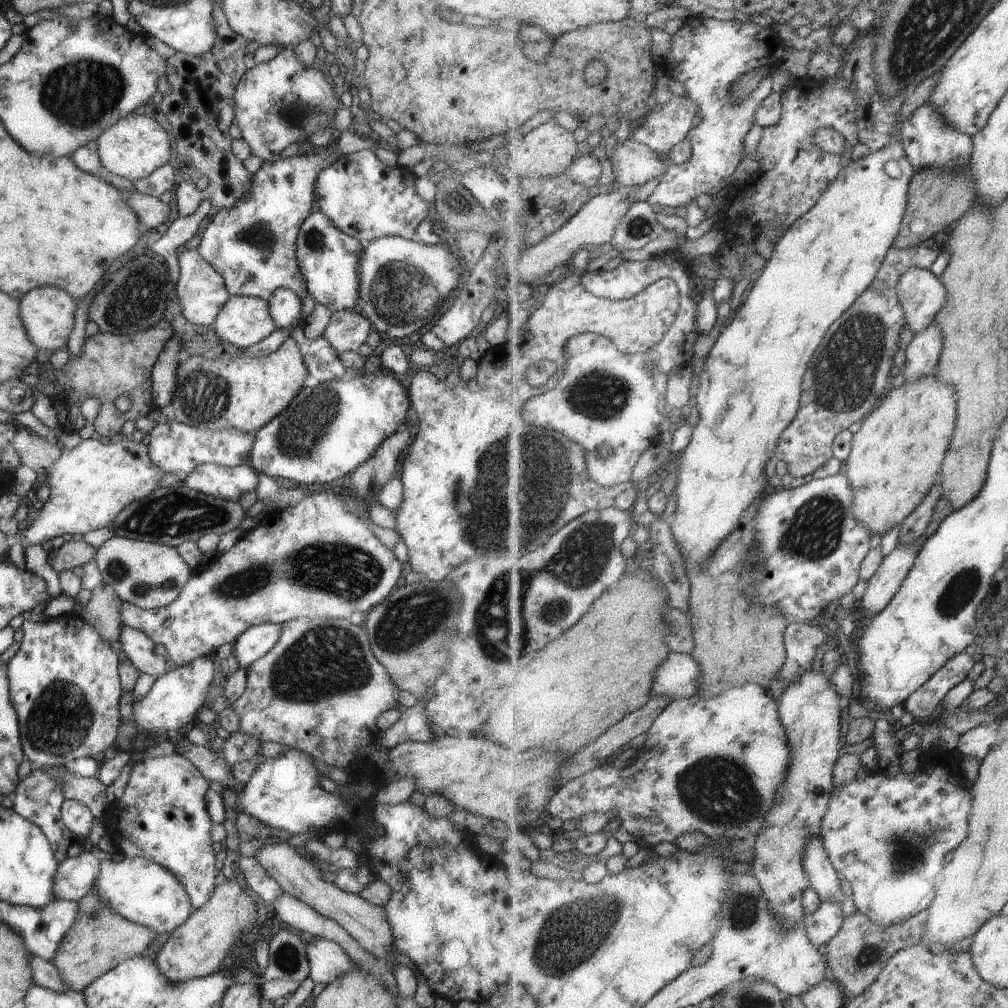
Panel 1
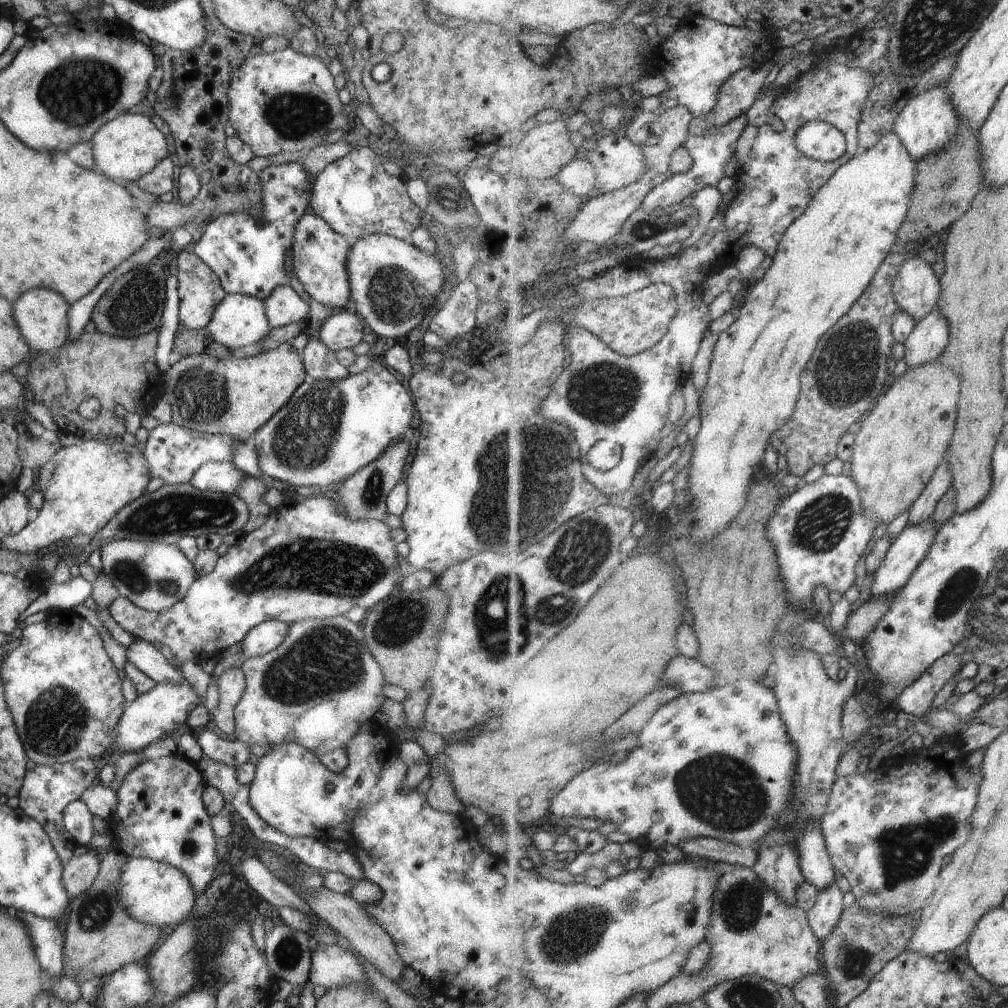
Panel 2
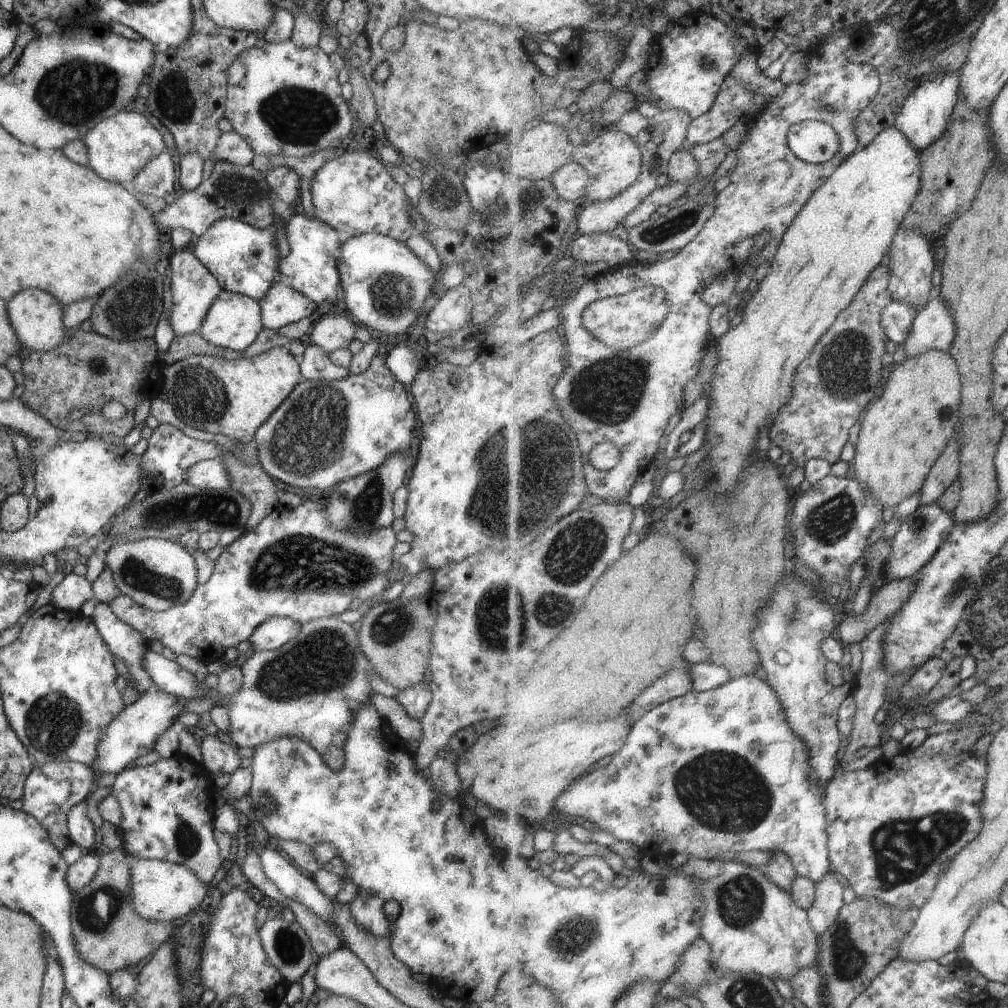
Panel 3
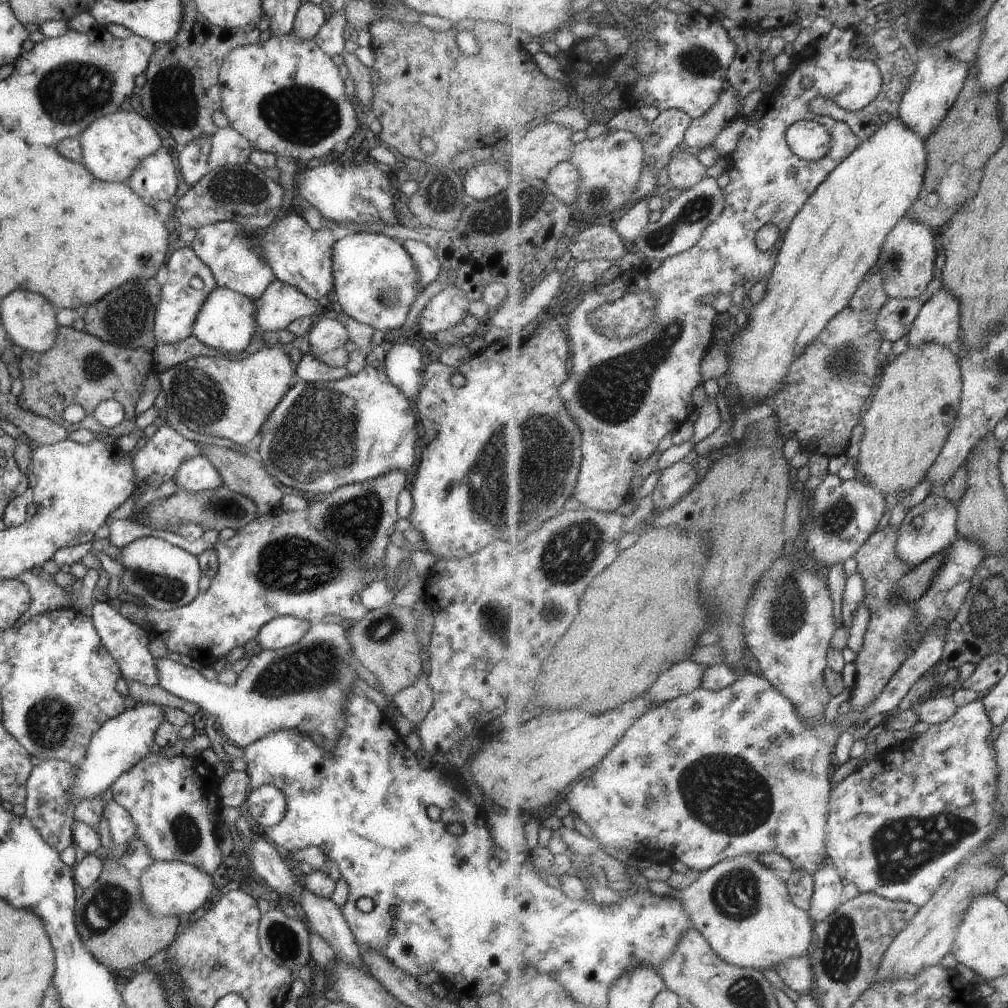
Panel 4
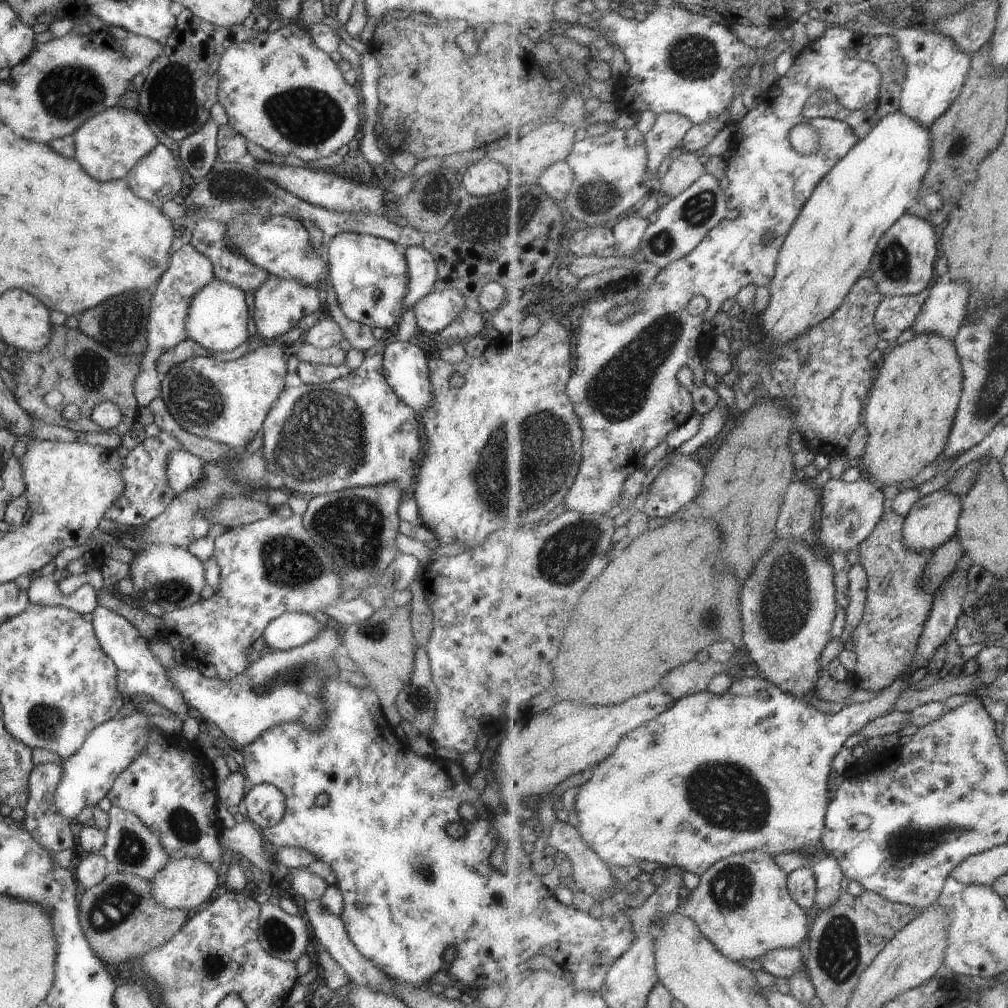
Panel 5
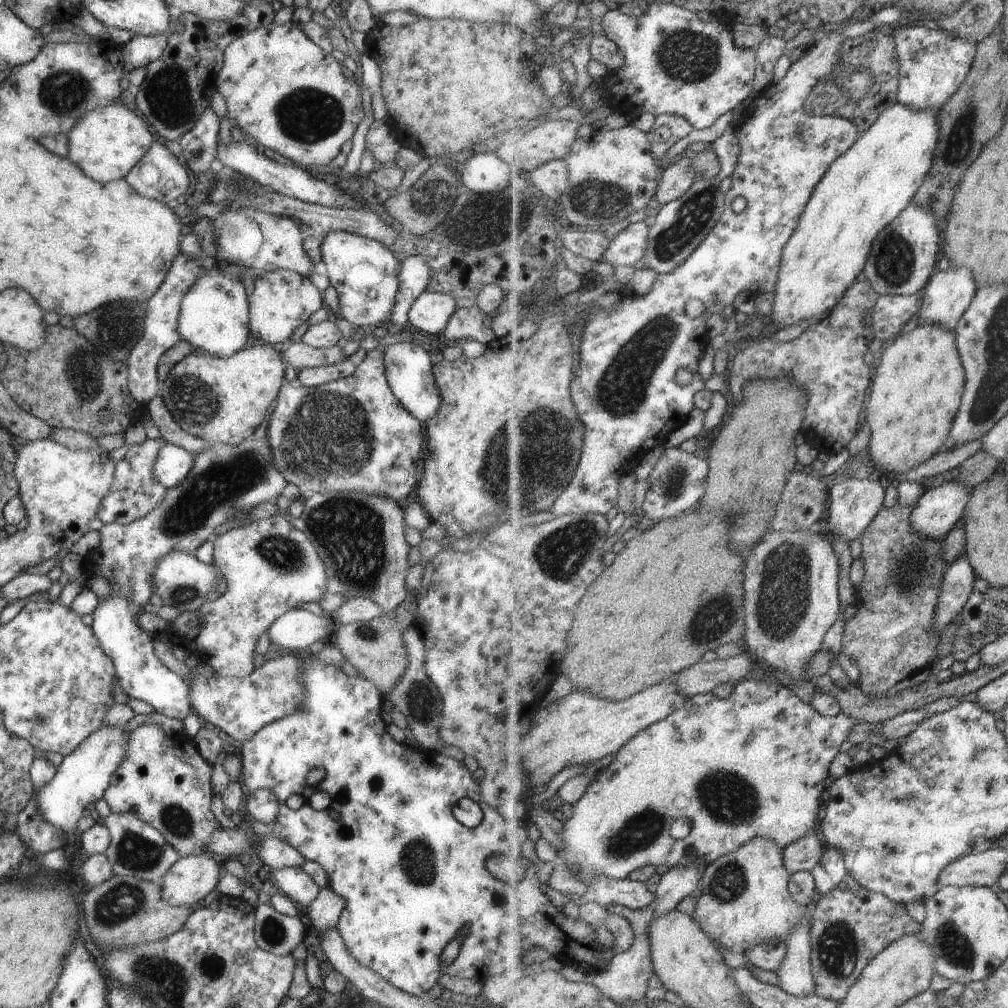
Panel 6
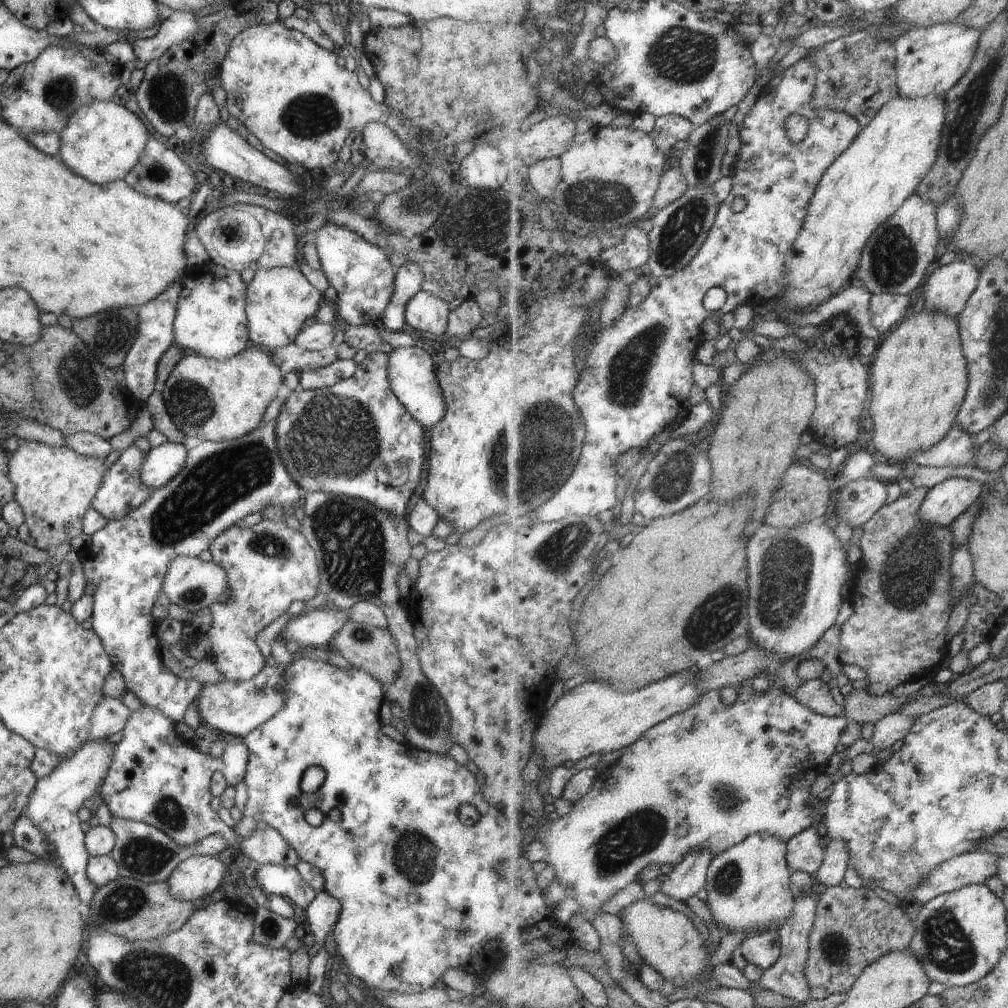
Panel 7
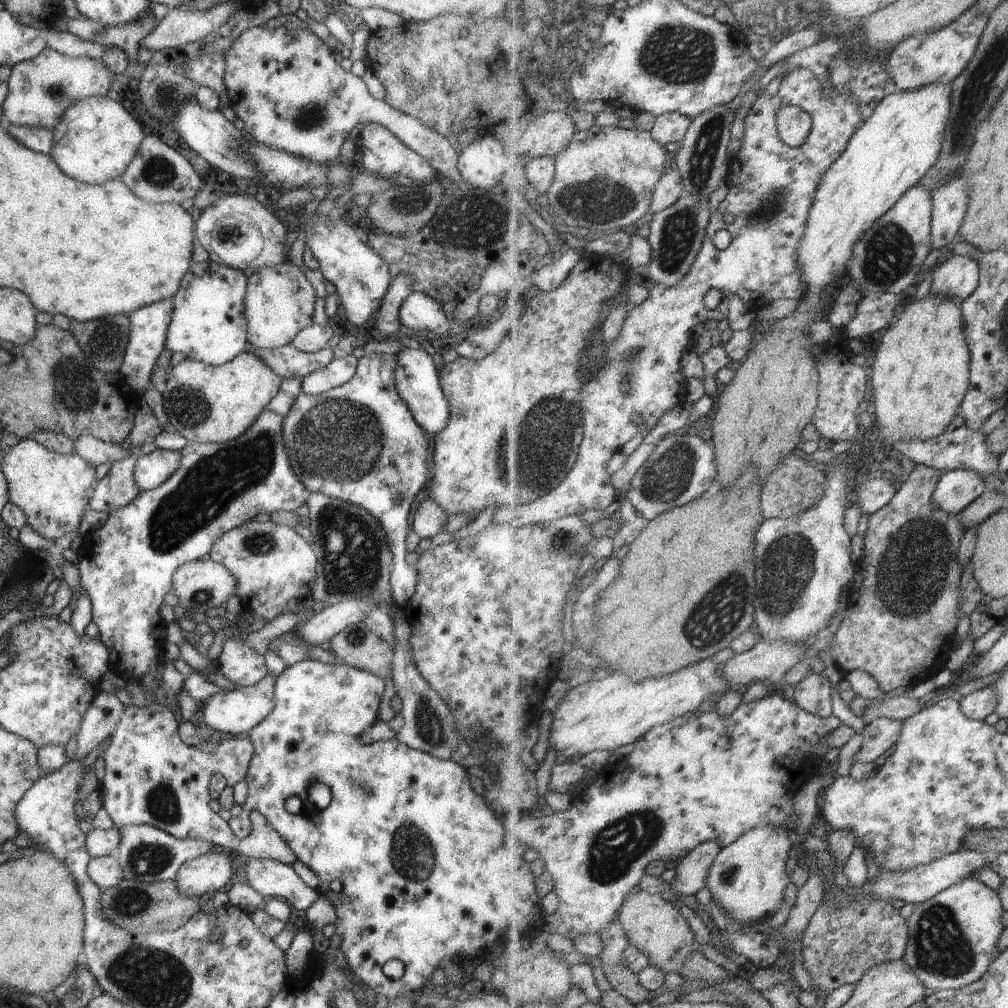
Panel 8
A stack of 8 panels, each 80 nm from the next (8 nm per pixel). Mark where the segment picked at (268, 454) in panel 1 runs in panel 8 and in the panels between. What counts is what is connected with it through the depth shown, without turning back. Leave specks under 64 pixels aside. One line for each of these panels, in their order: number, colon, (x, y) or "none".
2: (327, 430)
3: (324, 432)
4: (314, 440)
5: (354, 431)
6: (352, 434)
7: (354, 439)
8: (357, 442)

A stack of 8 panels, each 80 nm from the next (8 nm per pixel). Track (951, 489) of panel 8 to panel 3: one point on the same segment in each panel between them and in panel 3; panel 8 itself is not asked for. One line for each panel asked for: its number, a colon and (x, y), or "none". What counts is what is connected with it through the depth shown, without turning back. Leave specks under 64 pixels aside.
3: (921, 534)
4: (929, 528)
5: (933, 521)
6: (941, 508)
7: (946, 501)

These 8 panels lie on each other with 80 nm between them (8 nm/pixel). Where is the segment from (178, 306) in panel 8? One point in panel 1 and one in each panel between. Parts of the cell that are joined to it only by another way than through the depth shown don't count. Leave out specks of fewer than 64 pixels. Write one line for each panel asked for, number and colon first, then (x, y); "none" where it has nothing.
1: (242, 321)
2: (237, 320)
3: (232, 321)
4: (225, 321)
5: (217, 315)
6: (213, 315)
7: (210, 319)

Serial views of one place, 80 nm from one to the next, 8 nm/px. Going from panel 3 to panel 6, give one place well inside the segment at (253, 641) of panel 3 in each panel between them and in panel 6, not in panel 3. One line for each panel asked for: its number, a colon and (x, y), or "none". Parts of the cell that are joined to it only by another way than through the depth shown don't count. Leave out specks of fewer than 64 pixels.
4: (283, 630)
5: (288, 630)
6: (295, 629)

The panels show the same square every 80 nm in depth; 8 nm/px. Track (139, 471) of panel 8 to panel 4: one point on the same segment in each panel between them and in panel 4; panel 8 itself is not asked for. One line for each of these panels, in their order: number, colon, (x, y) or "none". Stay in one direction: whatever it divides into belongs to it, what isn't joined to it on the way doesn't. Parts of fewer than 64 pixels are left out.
4: (197, 473)
5: (182, 469)
6: (172, 463)
7: (162, 463)

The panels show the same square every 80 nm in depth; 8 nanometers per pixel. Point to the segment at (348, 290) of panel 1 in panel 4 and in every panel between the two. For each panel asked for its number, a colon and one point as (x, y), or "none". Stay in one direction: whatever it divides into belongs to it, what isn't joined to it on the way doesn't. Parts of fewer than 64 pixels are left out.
2: (318, 254)
3: (310, 266)
4: (299, 256)

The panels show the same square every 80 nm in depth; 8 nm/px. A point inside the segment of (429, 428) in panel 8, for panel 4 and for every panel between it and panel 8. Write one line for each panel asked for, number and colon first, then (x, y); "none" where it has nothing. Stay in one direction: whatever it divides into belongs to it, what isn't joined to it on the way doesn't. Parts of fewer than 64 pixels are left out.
4: (402, 362)
5: (404, 365)
6: (408, 372)
7: (412, 377)

